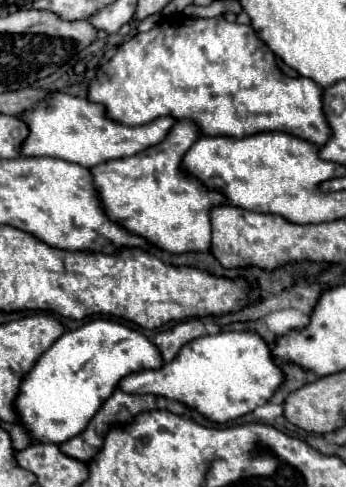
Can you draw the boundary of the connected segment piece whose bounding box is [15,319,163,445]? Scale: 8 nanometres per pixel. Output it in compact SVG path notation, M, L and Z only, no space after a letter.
M95 319L75 331L63 333L39 357L21 383L15 409L35 441L59 445L87 427L95 411L113 395L123 377L145 369L159 369L161 365L163 357L159 349L143 333L117 321Z

